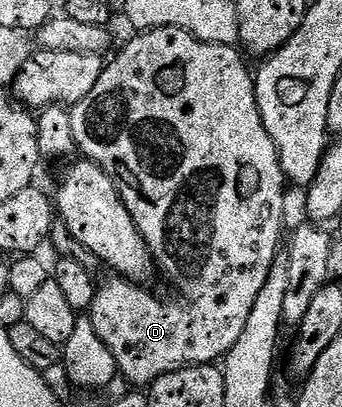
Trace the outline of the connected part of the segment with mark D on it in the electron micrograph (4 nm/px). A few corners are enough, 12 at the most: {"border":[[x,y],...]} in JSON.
{"border":[[151,29],[71,108],[185,300],[101,284],[129,386],[220,361],[287,181],[236,47]]}

